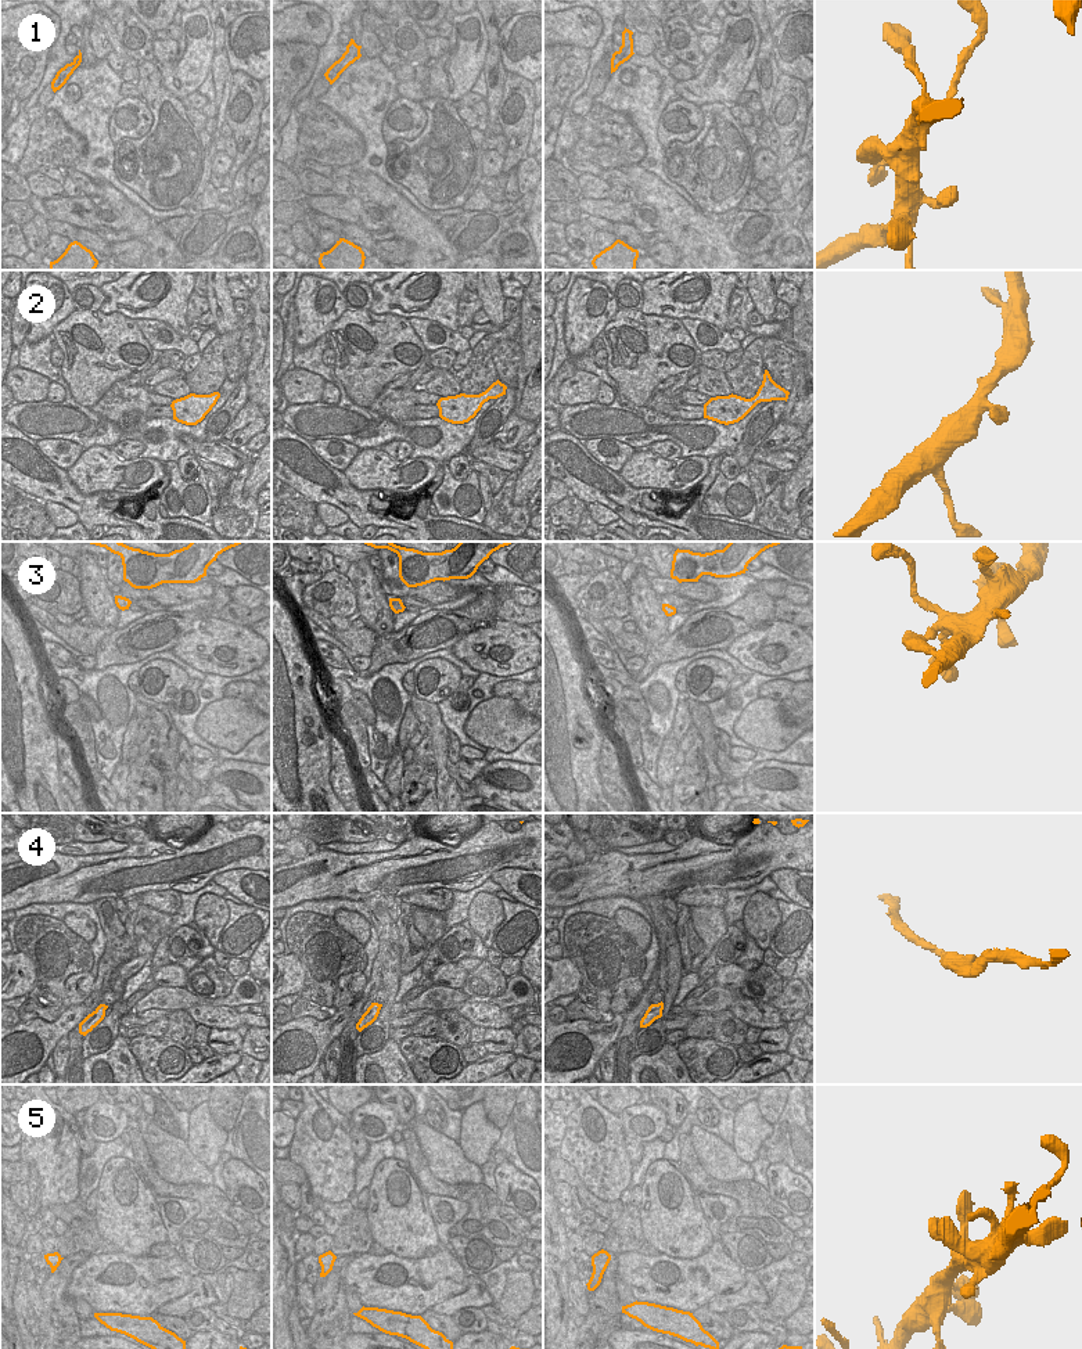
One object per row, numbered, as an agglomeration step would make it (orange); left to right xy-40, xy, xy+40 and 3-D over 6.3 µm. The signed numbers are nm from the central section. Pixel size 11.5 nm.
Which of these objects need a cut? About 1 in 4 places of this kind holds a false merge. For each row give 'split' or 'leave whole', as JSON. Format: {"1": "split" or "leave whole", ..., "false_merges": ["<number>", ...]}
{"1": "split", "2": "leave whole", "3": "leave whole", "4": "leave whole", "5": "leave whole", "false_merges": ["1"]}

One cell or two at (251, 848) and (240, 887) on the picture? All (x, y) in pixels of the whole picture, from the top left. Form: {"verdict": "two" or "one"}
{"verdict": "two"}

